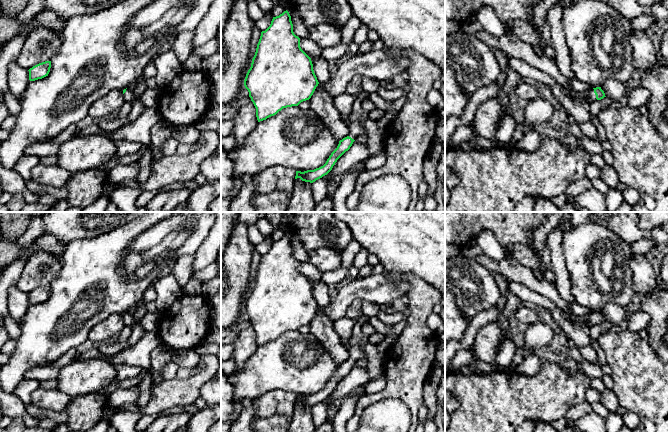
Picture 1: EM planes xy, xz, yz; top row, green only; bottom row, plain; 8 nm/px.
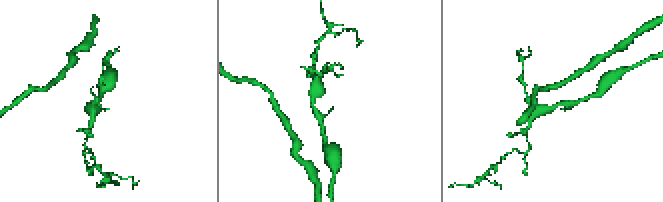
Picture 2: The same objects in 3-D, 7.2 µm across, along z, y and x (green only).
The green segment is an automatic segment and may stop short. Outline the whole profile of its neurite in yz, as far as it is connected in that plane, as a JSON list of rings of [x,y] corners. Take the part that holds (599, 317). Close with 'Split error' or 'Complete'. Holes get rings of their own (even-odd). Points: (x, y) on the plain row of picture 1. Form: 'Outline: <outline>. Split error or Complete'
Outline: [[[596,311],[596,312],[591,312],[587,315],[583,316],[574,316],[574,315],[569,315],[570,321],[574,323],[583,323],[586,324],[589,328],[595,324],[601,324],[605,320],[604,315],[601,313],[601,311]]]. Split error

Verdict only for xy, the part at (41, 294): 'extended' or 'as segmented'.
as segmented

